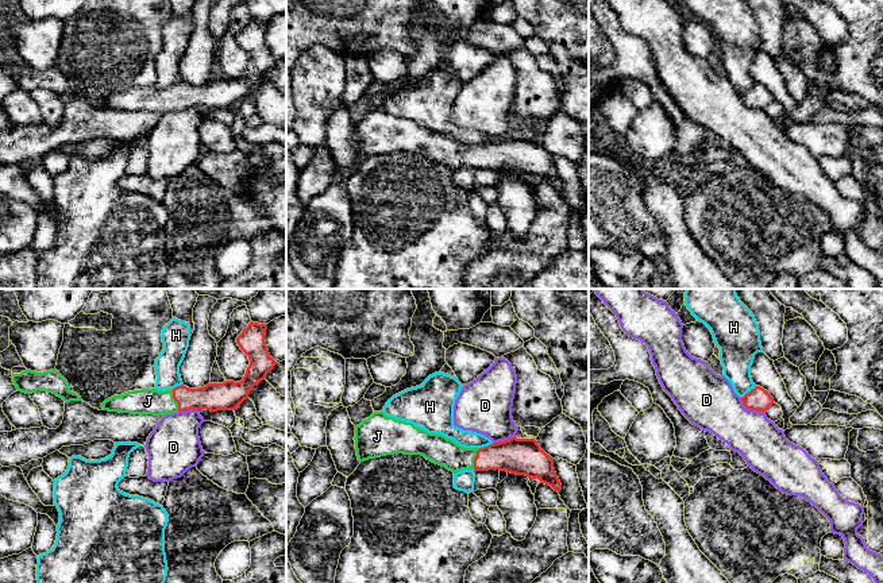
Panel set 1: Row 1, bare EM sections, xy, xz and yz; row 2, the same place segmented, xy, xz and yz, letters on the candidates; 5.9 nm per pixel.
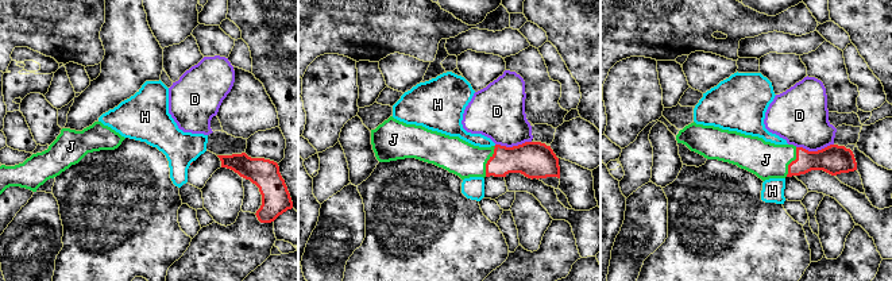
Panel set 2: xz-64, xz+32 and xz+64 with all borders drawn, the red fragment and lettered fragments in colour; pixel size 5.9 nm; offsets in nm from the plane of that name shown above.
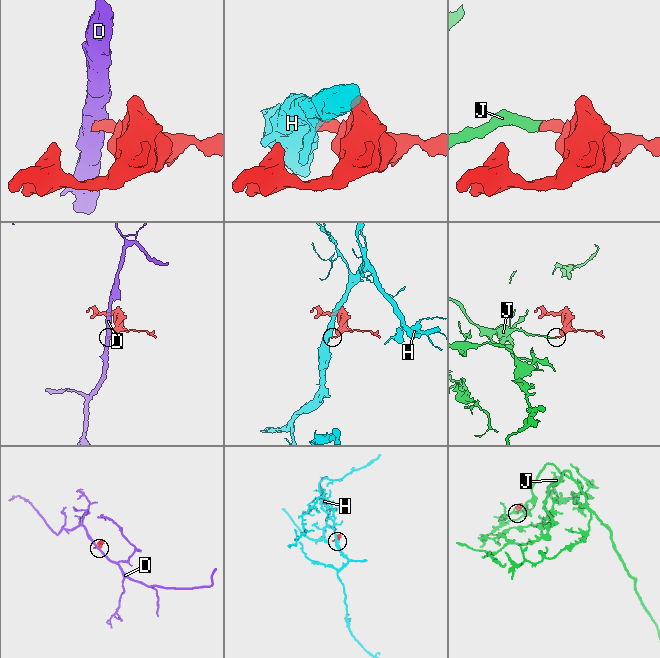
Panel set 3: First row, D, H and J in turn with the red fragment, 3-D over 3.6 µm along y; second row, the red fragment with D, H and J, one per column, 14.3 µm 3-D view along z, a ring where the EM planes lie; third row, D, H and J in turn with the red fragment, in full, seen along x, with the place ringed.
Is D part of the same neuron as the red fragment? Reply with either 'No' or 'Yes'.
No

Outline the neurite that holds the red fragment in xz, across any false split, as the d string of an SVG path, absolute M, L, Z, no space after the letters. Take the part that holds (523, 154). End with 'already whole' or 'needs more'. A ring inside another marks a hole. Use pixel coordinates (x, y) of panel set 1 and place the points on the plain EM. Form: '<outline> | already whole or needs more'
M374 109L355 124L355 147L359 159L386 152L421 152L454 171L462 167L500 167L539 177L555 189L562 188L554 157L535 136L516 134L483 146L464 146L443 132L428 131L405 120Z | needs more

